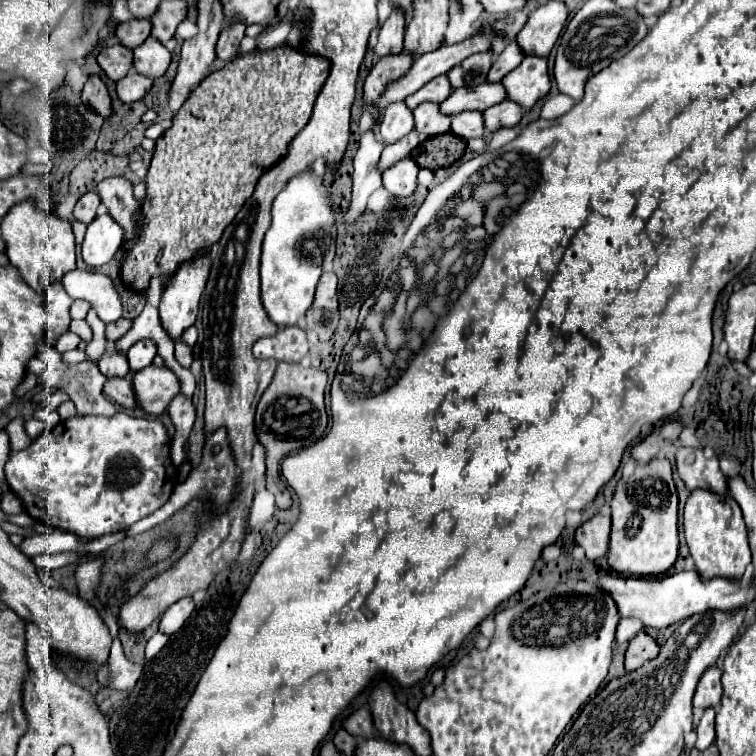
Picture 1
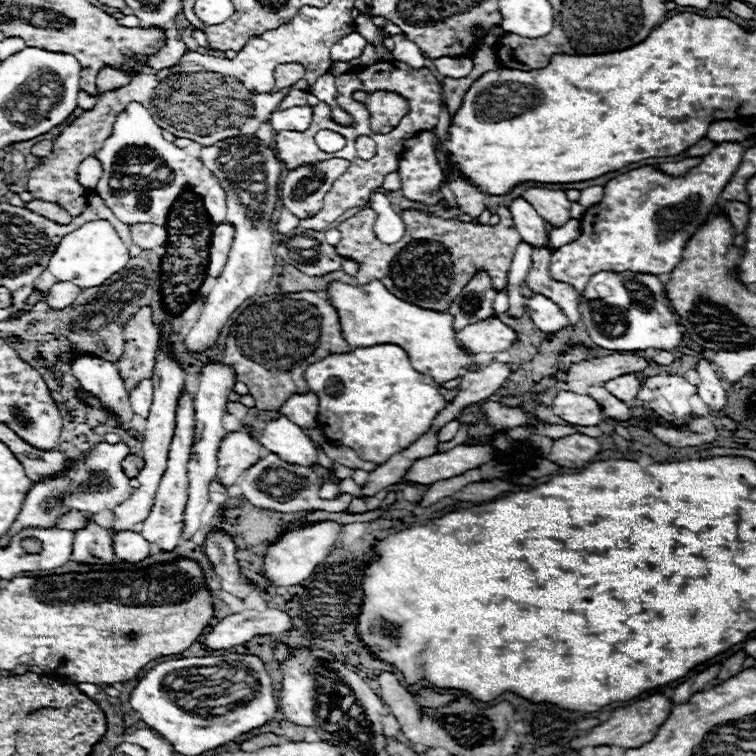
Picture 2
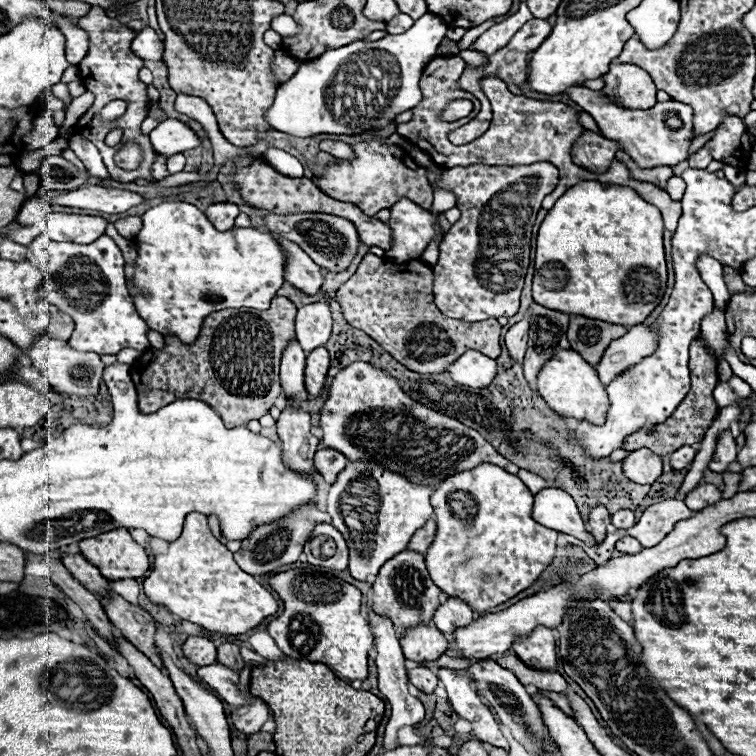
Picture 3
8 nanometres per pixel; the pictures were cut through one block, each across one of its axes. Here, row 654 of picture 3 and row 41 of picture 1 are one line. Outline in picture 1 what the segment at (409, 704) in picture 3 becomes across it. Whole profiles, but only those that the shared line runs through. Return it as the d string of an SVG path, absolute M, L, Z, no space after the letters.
M394 8L388 20L382 24L378 34L378 44L374 46L374 52L378 56L388 54L400 54L404 44L404 30L406 30L406 14L400 8Z

